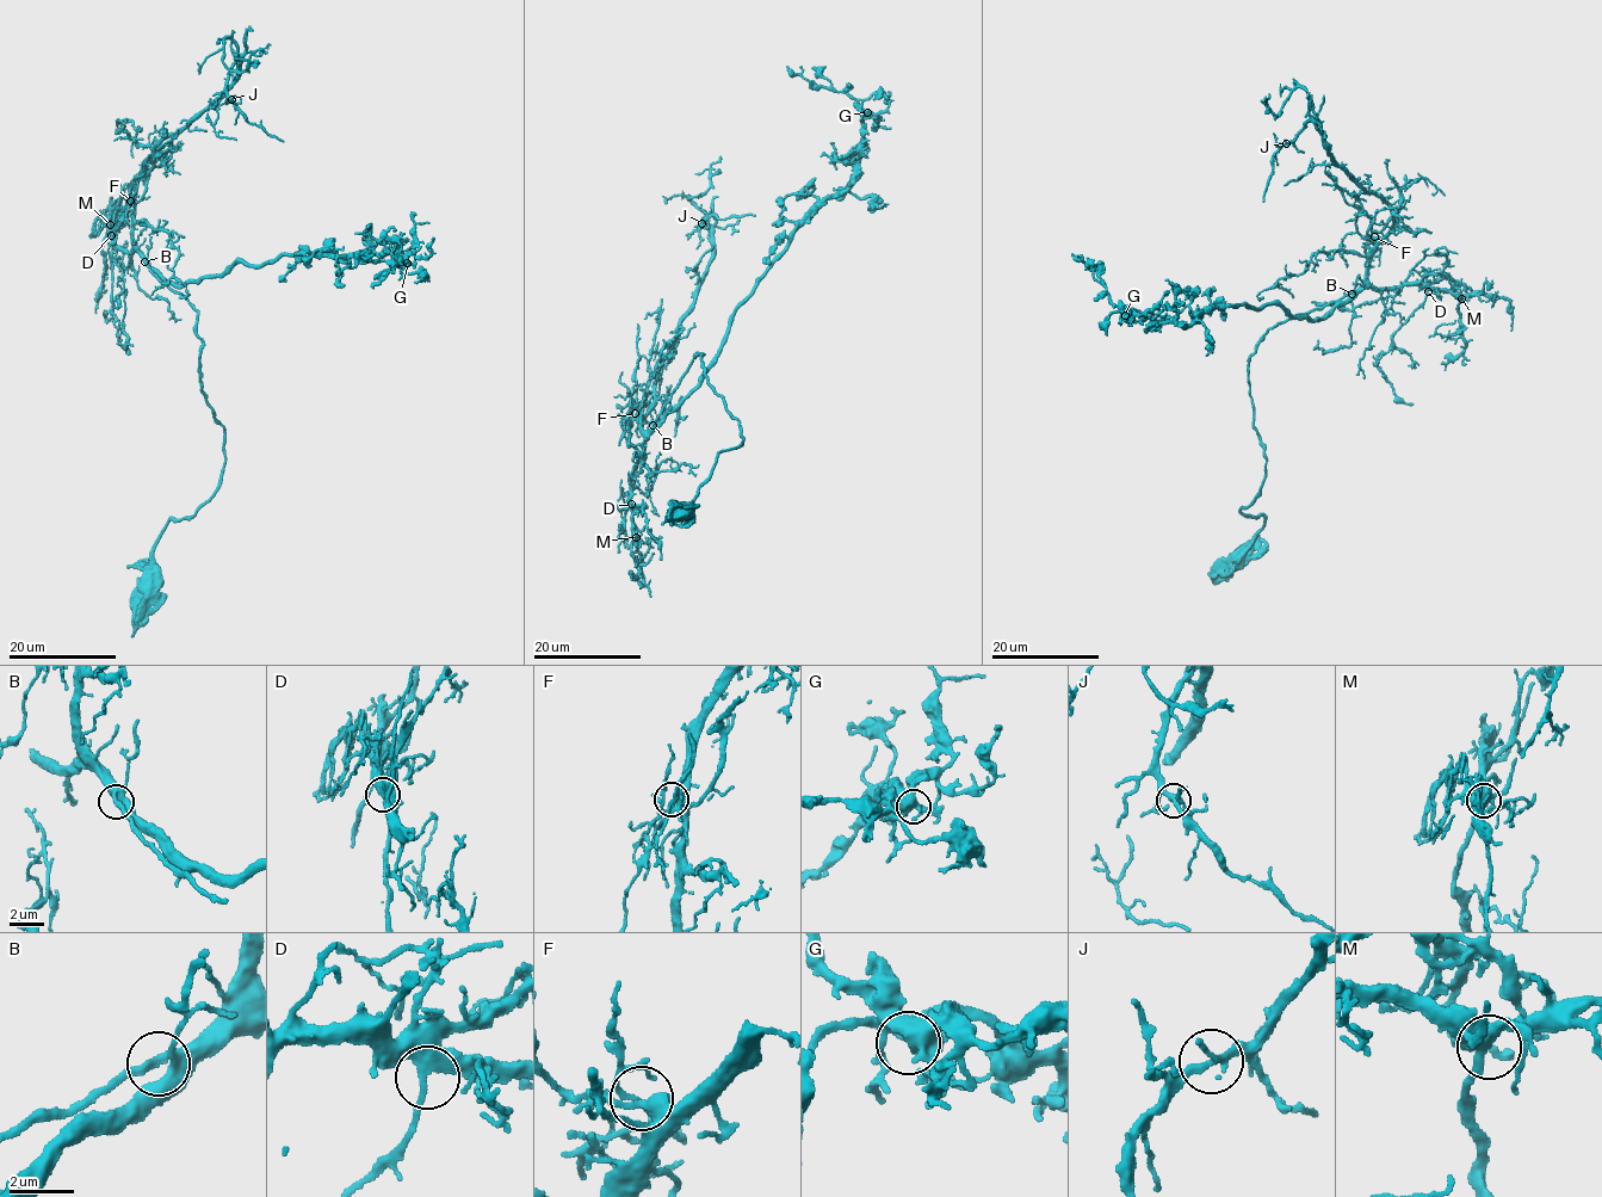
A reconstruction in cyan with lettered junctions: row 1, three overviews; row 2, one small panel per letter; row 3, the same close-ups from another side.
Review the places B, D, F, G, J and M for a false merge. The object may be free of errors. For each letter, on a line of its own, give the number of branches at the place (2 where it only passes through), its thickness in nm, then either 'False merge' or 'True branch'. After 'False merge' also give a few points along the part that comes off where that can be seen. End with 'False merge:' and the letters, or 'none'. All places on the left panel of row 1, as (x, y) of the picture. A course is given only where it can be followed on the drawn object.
B: Branches: 3. Thickness 280 nm. True branch
D: Branches: 3. Thickness 300 nm. True branch
F: Branches: 3. Thickness 320 nm. True branch
G: Branches: 3. Thickness 480 nm. True branch
J: Branches: 3. Thickness 200 nm. True branch
M: Branches: 3. Thickness 360 nm. True branch
False merge: none

